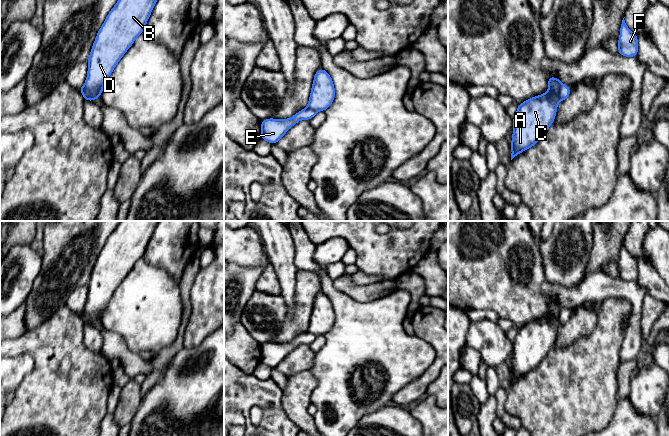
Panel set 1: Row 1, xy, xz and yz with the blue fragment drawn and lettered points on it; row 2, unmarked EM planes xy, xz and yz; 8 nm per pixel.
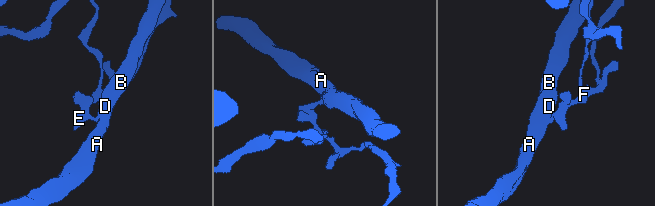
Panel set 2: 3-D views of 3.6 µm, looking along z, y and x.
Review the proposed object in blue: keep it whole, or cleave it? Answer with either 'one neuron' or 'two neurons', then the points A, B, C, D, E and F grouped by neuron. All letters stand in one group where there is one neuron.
two neurons | A B C D / E F

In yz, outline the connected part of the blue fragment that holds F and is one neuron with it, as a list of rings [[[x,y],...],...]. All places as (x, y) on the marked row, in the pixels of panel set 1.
[[[624,18],[620,26],[618,53],[625,57],[635,57],[638,54],[638,36],[629,30]]]

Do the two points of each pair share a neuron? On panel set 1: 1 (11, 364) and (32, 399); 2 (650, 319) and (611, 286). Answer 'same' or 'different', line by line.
1: different
2: different

